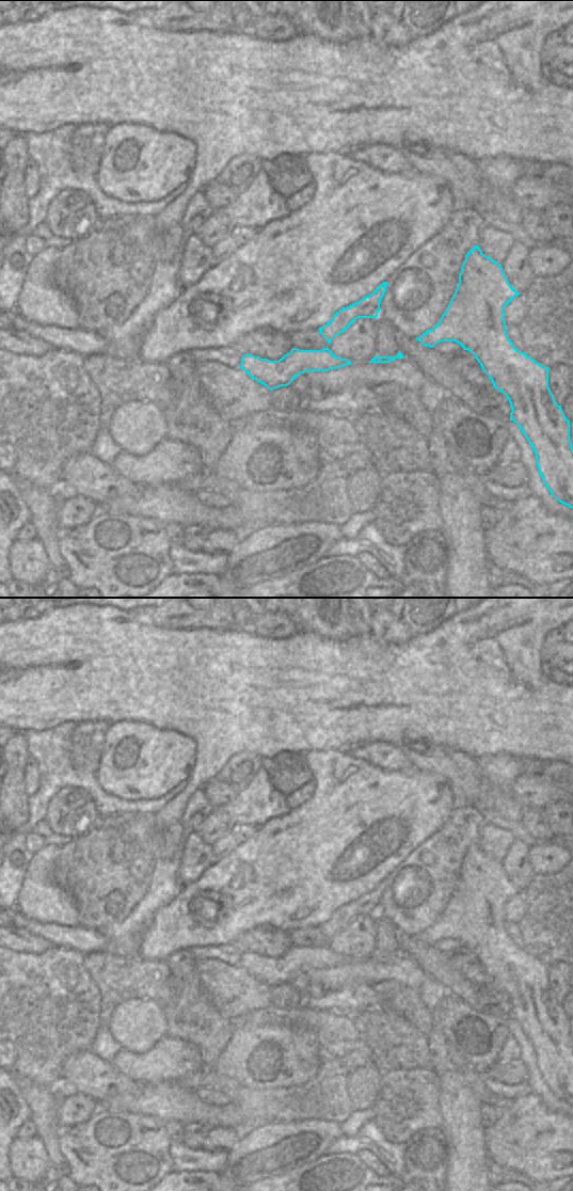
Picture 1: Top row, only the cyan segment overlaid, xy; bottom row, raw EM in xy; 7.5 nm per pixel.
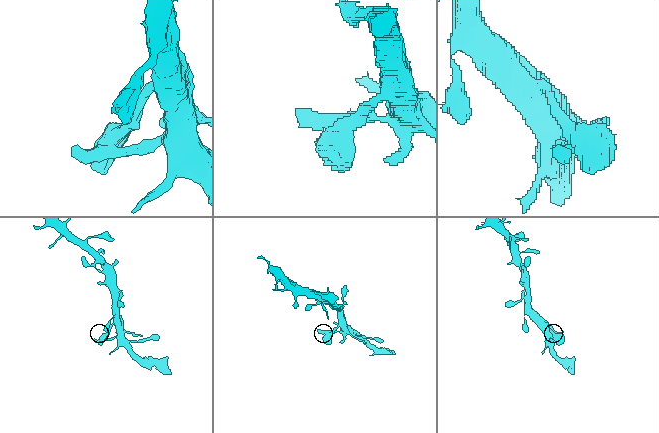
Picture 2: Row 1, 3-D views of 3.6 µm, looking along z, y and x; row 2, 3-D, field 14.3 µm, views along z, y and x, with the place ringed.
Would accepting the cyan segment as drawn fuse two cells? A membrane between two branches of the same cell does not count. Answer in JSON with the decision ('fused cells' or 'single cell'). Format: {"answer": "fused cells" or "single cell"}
{"answer": "single cell"}

